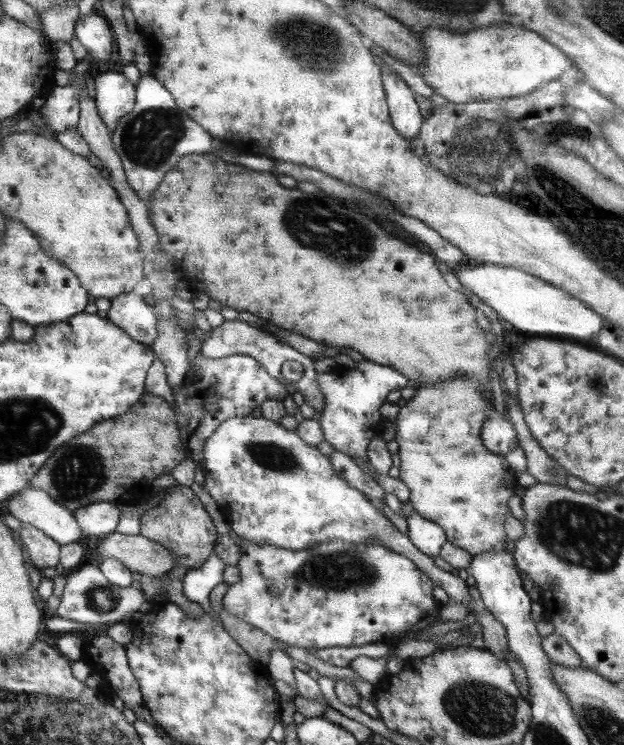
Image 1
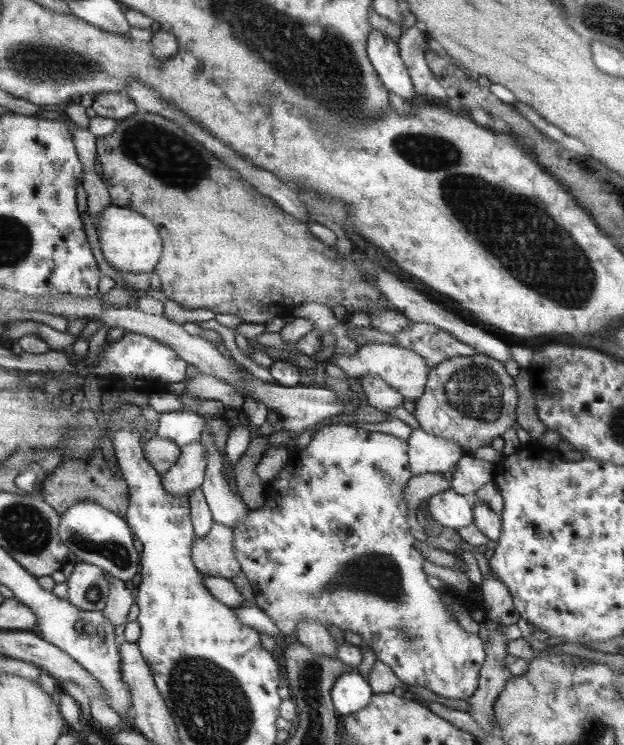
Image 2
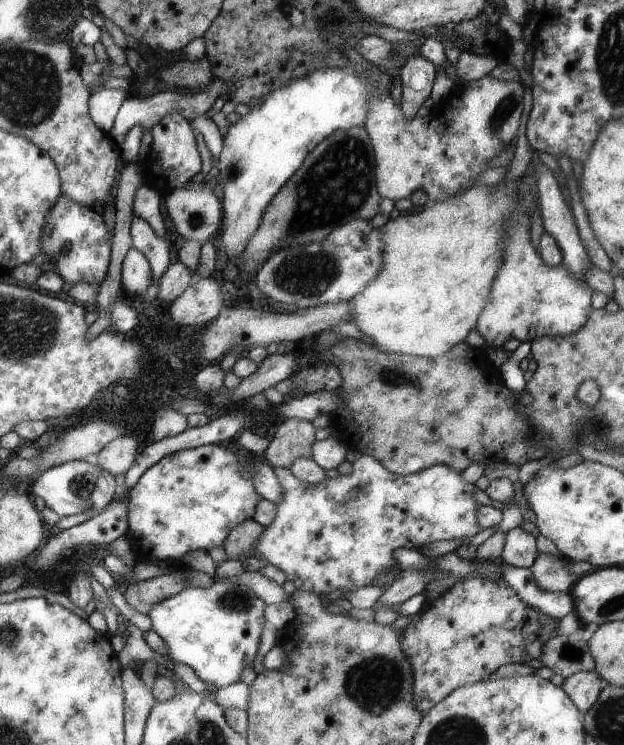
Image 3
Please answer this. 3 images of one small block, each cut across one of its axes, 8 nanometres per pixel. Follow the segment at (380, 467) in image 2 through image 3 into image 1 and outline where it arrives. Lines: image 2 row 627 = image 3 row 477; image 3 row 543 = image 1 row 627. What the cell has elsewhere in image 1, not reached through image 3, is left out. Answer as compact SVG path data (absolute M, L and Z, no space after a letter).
M241 539L238 548L239 561L237 561L236 567L240 573L239 581L233 585L229 585L225 595L221 598L223 609L231 613L231 615L235 615L237 619L248 622L251 626L259 629L263 634L270 636L272 639L278 638L281 642L287 644L287 646L297 646L297 648L305 648L307 651L313 651L319 648L331 648L331 646L361 646L362 644L373 644L377 642L388 644L391 640L406 641L408 639L414 639L417 634L425 632L429 626L441 622L439 620L439 609L442 607L441 603L431 598L433 582L425 574L422 574L421 570L415 566L415 562L397 553L397 551L391 551L379 539L367 539L363 543L349 543L341 541L341 539L331 539L330 541L325 541L303 550L283 549L283 547L276 547L265 543L257 544L247 541L247 539Z

